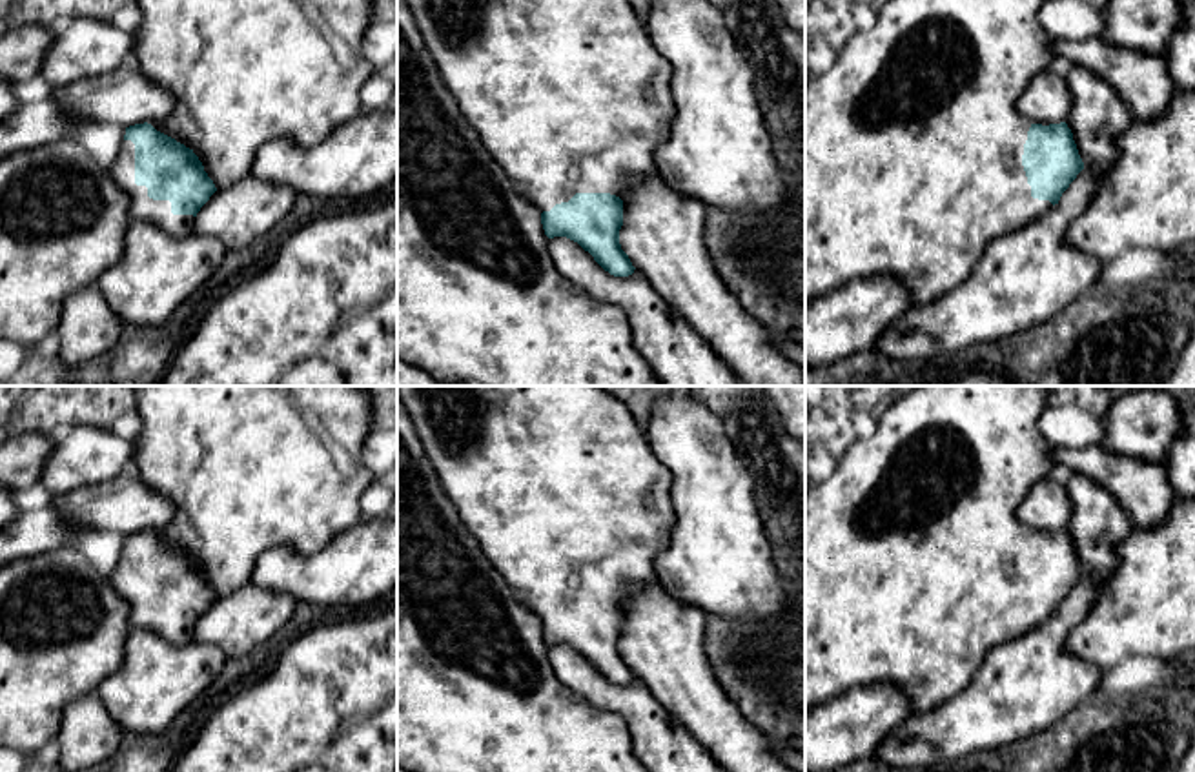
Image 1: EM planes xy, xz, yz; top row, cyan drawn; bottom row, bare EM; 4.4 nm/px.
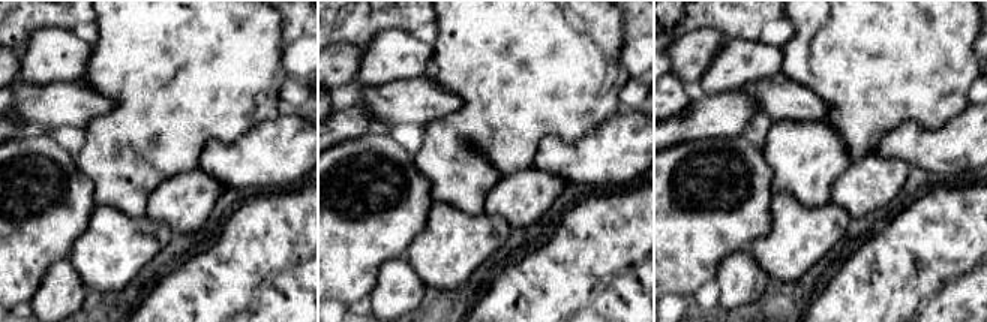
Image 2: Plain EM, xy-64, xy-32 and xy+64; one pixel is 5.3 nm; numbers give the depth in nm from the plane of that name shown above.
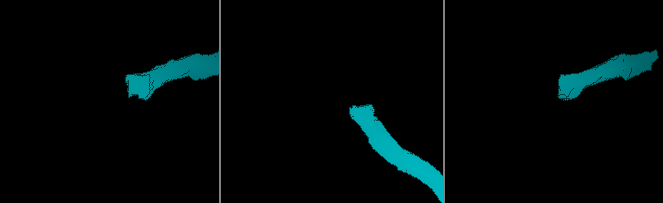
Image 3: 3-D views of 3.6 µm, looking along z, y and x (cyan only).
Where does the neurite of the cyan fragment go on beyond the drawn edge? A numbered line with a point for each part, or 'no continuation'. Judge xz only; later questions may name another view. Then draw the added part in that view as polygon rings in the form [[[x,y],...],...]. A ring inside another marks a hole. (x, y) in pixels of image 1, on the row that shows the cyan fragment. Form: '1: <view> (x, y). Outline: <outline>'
1: xz (569, 97). Outline: [[[404,0],[430,51],[439,76],[457,107],[477,131],[479,140],[510,178],[521,184],[526,198],[543,213],[568,202],[576,193],[610,193],[625,200],[632,177],[656,175],[654,149],[667,138],[674,115],[670,67],[652,46],[647,25],[628,0]]]

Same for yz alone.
1: yz (913, 144). Outline: [[[889,0],[867,31],[854,31],[838,49],[836,62],[805,80],[805,300],[829,295],[854,279],[891,275],[902,280],[913,306],[924,306],[958,286],[976,266],[986,246],[1044,217],[1053,204],[1031,197],[1022,166],[1031,120],[1016,111],[1016,100],[1040,73],[1058,66],[1051,38],[1038,22],[1046,0]]]

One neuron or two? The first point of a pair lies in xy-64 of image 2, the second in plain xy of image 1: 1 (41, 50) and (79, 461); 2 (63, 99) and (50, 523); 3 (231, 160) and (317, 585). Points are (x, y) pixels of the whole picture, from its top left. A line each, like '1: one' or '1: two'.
1: one
2: two
3: one

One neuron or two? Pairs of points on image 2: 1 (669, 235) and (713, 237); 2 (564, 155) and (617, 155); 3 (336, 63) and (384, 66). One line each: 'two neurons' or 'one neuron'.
1: one neuron
2: one neuron
3: two neurons

